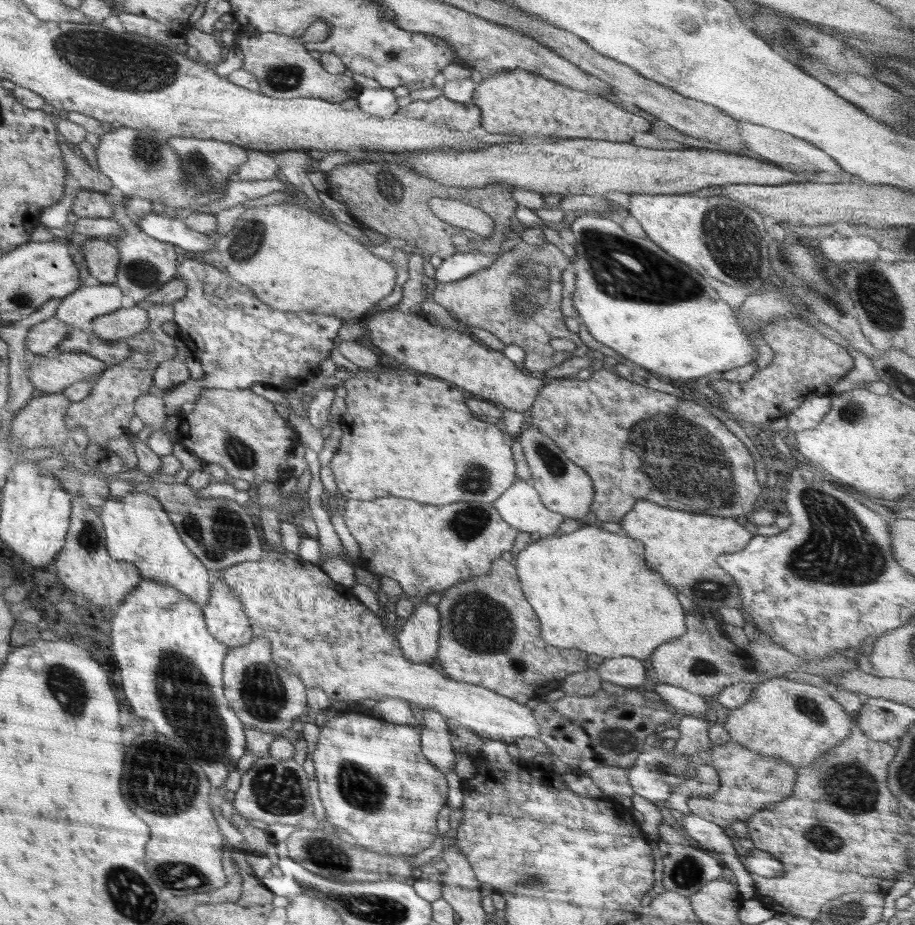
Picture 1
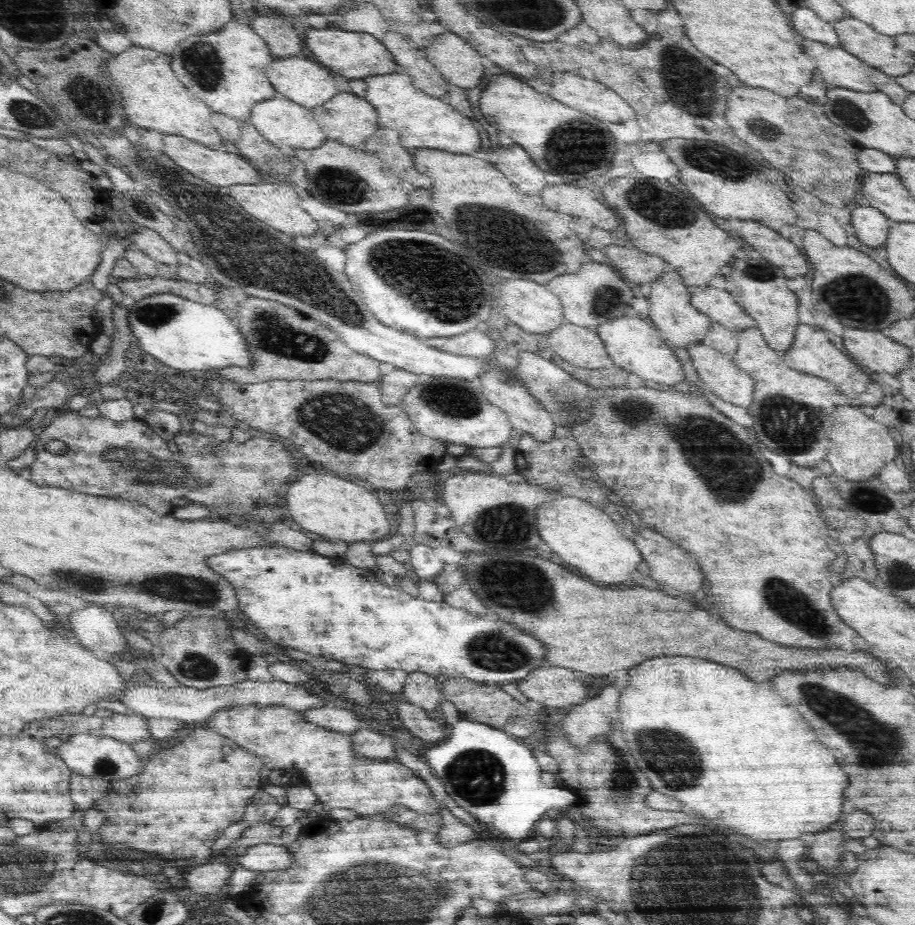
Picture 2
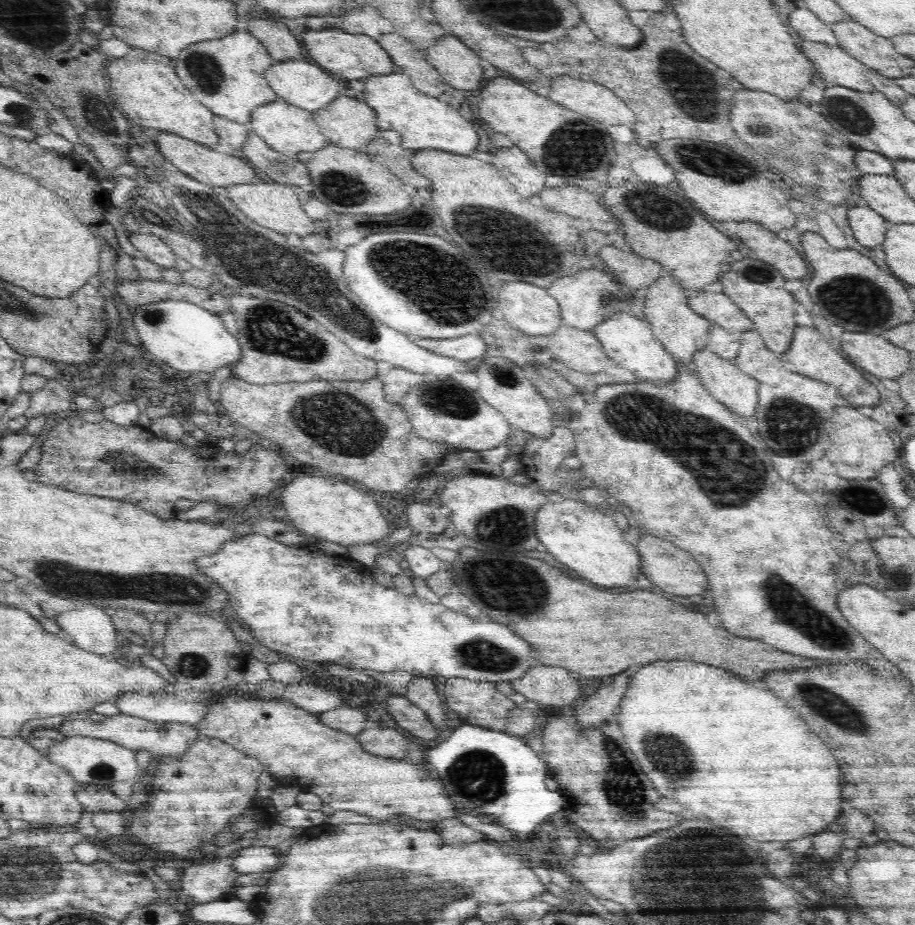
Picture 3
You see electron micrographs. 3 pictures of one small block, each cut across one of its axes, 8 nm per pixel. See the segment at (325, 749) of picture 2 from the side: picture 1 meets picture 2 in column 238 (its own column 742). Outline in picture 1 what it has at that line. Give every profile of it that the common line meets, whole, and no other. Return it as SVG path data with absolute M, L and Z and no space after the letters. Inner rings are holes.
M782 676L755 686L750 699L742 706L729 710L722 725L732 742L802 768L848 738L852 723L852 717L831 697L829 690Z

